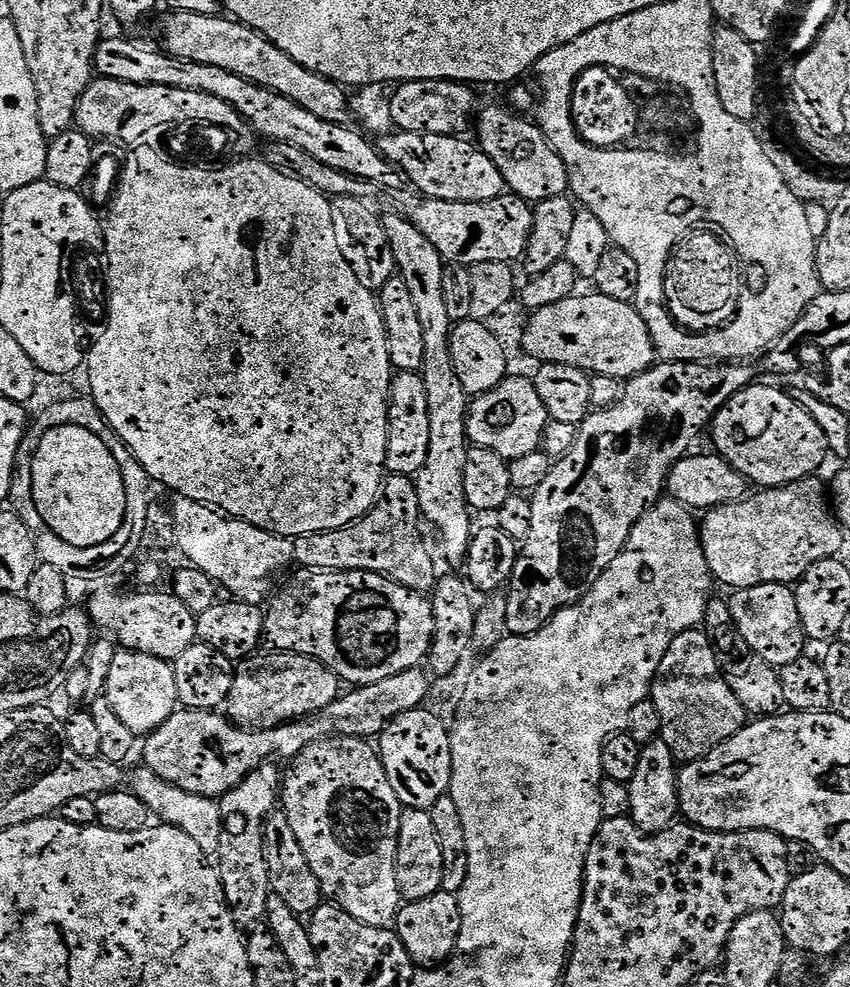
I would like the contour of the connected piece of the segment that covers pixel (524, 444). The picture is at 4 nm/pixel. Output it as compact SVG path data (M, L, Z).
M521 374L513 376L506 377L494 389L471 401L467 426L471 445L492 450L509 462L537 453L543 445L544 434L550 421L535 381Z

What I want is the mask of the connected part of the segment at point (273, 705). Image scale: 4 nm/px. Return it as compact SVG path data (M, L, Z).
M288 652L253 654L239 661L235 669L232 685L226 690L226 715L242 728L276 728L330 706L341 695L340 677L314 657Z

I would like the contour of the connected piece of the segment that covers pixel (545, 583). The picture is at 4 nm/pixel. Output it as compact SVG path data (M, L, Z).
M660 362L649 368L648 371L629 379L624 385L624 393L616 404L609 406L609 408L601 408L588 413L585 420L578 426L578 434L573 448L564 457L557 459L551 465L546 480L531 493L530 501L533 508L533 518L530 525L530 534L519 549L519 556L513 568L510 583L506 588L506 597L509 602L507 619L511 635L529 636L538 630L542 630L552 621L554 614L558 614L564 608L578 603L592 589L594 582L598 582L598 578L602 578L602 574L610 566L610 562L614 562L614 558L618 558L618 554L626 546L638 518L642 518L642 514L665 495L670 470L683 456L689 455L693 451L692 443L699 438L700 431L703 428L705 431L711 425L712 419L718 415L721 406L731 396L738 394L757 379L756 372L750 365L752 364L748 362Z

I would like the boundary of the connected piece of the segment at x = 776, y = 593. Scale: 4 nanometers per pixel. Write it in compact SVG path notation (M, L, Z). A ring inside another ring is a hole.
M763 584L739 589L732 600L732 620L748 643L747 651L761 656L767 664L779 670L805 655L806 637L802 618L798 614L795 591L787 584Z

